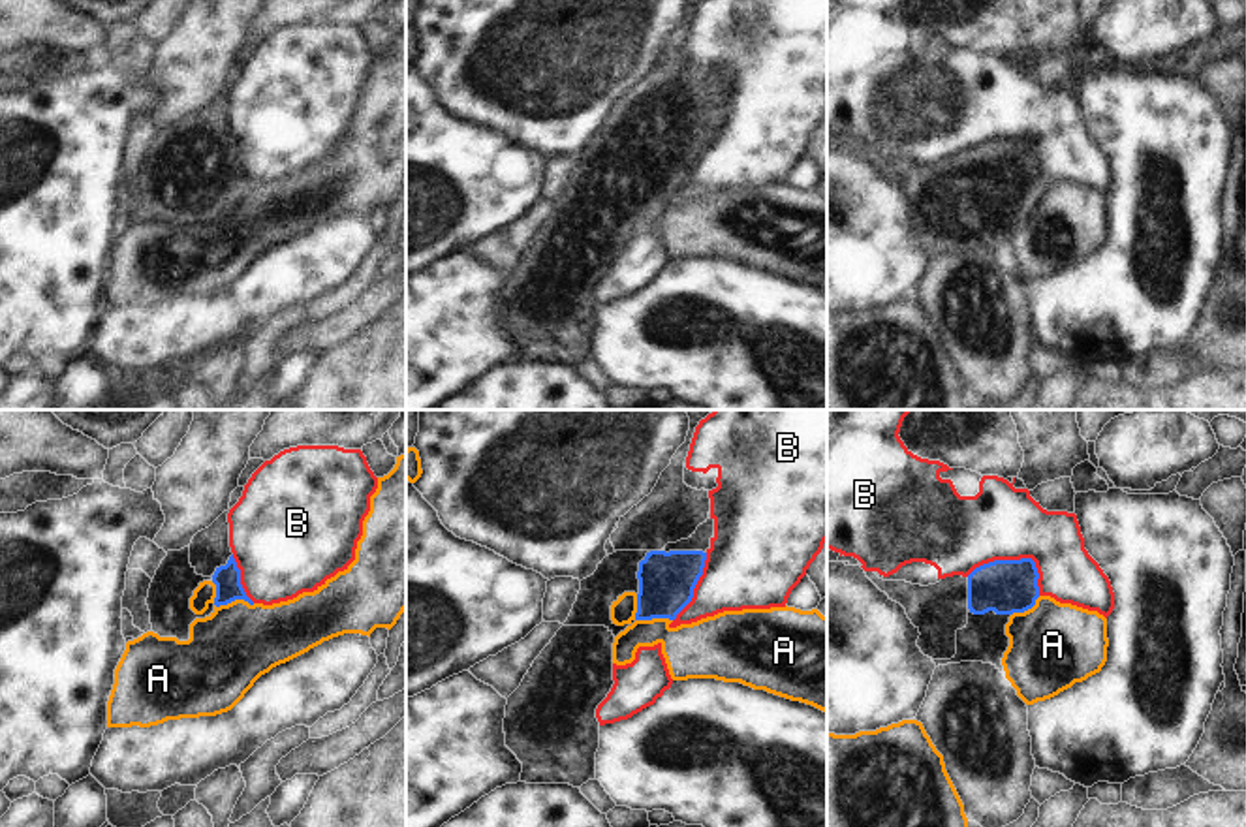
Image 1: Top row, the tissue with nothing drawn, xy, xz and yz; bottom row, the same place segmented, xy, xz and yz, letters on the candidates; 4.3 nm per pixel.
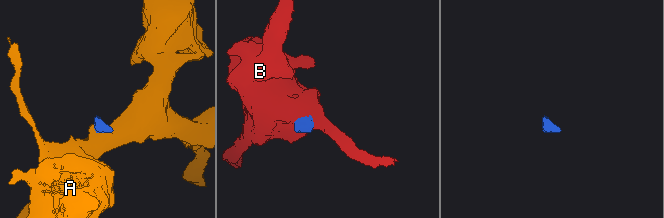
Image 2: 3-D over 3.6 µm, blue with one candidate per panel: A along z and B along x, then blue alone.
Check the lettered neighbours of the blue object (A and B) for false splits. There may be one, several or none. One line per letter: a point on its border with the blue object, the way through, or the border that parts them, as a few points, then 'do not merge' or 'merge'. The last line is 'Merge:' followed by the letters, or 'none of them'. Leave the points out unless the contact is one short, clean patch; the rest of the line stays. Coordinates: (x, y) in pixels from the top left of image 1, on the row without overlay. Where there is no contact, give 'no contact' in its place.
A: xy (224, 183) | along xy (211, 160), (217, 185), (235, 179), (254, 183) | do not merge
B: yz (1017, 140) | across yz (1006, 166), (1006, 151), (1017, 140), (1002, 119), (1000, 102) | merge
Merge: B

